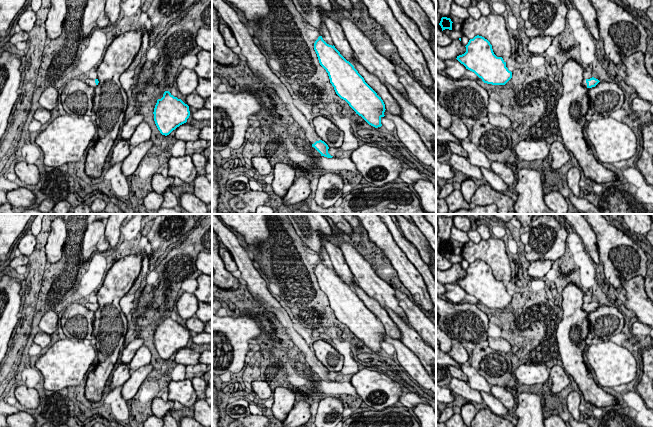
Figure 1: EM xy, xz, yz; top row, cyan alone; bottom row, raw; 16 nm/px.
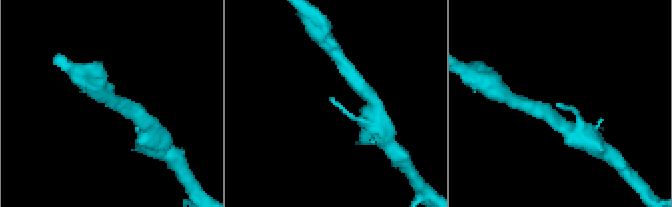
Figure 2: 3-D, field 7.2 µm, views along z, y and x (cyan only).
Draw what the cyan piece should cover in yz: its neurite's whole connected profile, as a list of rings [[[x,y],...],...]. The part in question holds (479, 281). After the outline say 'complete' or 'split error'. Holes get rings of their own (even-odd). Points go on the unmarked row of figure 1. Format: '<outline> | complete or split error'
[[[475,260],[465,271],[466,276],[456,283],[484,307],[505,309],[512,302],[512,296],[506,291],[506,286],[494,278],[492,269],[484,261]]] | complete

